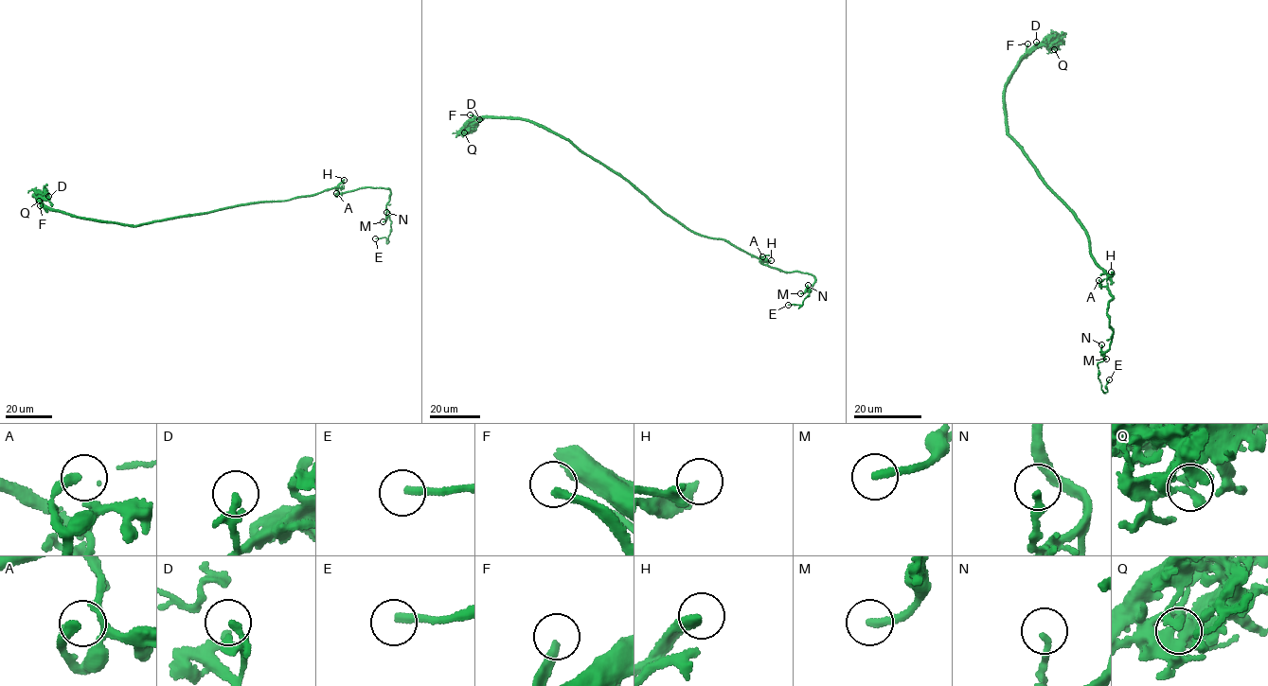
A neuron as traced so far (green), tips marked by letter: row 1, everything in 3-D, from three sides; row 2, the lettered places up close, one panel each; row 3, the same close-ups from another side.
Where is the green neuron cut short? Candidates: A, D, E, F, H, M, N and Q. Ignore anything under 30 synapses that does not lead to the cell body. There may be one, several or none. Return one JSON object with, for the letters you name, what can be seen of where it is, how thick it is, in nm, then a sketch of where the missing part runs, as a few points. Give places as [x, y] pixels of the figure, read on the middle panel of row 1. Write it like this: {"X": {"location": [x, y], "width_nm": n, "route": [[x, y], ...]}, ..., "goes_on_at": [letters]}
{"F": {"location": [470, 114], "width_nm": 260}, "goes_on_at": ["F"]}

